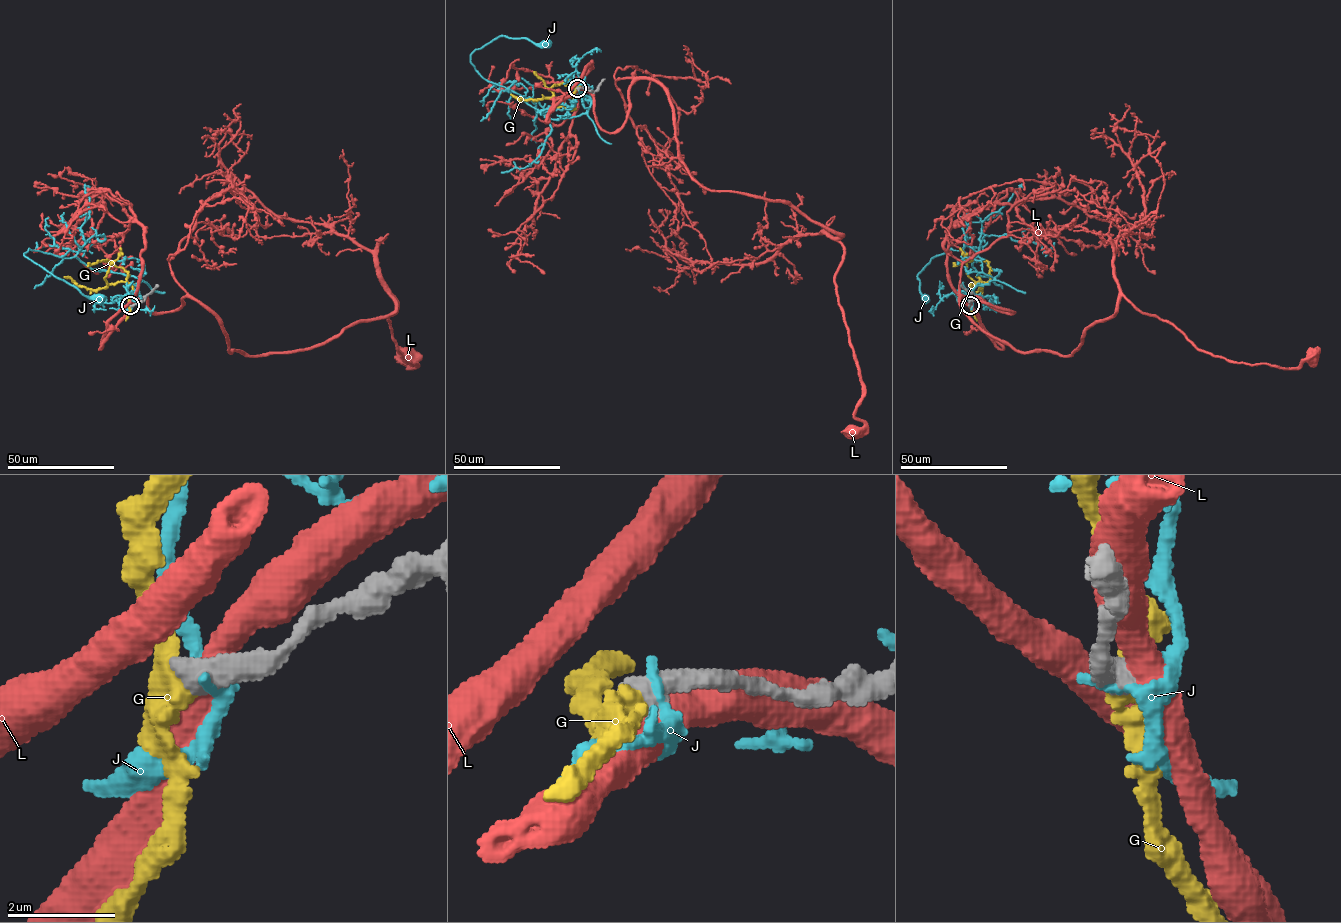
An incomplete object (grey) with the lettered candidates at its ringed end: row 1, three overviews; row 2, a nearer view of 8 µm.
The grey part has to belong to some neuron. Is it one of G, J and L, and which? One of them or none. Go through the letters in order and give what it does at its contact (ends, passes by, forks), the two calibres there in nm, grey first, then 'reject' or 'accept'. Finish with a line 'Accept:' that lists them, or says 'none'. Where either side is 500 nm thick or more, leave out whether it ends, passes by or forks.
G: 550/440 nm | reject
J: 600/200 nm | reject
L: 600/500 nm | reject
Accept: none

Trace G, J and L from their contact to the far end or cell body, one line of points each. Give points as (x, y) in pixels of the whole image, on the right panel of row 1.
G: (970, 306), (969, 288), (989, 281), (988, 263), (974, 259), (953, 266)
J: (970, 306), (975, 288), (989, 284), (1000, 271), (951, 249), (933, 257), (917, 275), (925, 298)
L: (970, 305), (1014, 312), (960, 298), (1020, 352), (1069, 355), (1123, 295), (1227, 360), (1289, 368), (1314, 356)

